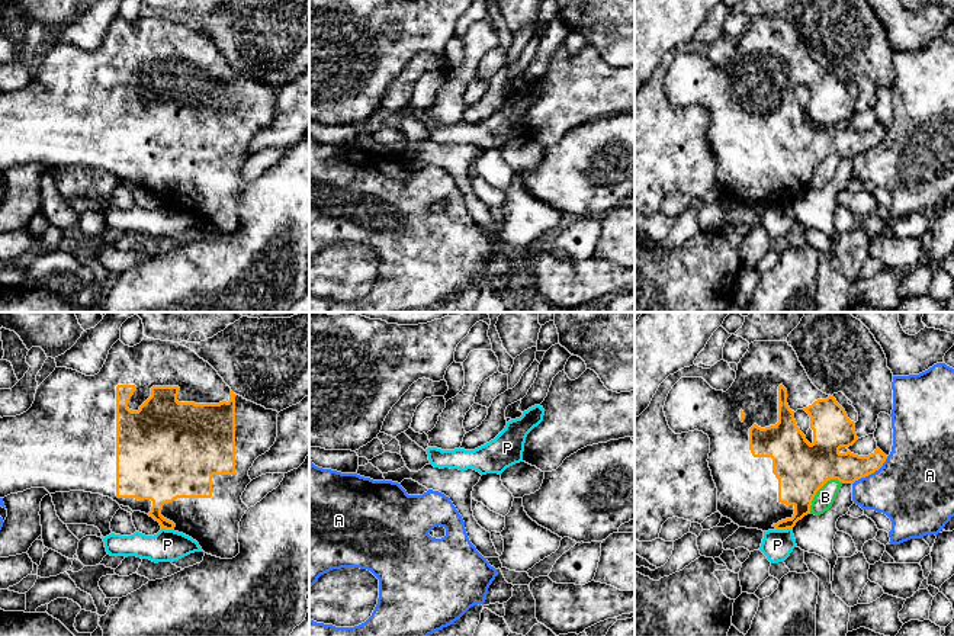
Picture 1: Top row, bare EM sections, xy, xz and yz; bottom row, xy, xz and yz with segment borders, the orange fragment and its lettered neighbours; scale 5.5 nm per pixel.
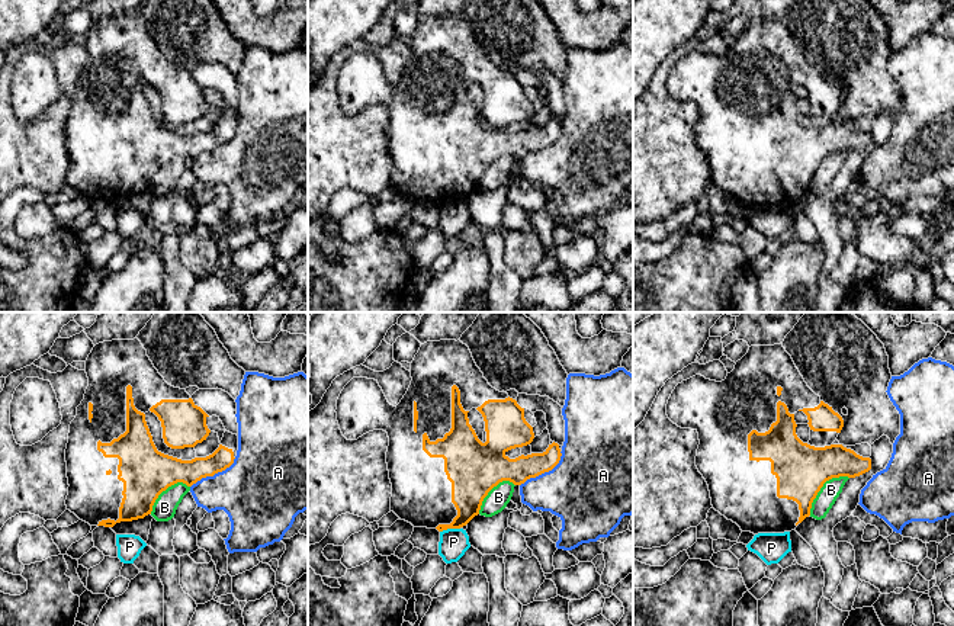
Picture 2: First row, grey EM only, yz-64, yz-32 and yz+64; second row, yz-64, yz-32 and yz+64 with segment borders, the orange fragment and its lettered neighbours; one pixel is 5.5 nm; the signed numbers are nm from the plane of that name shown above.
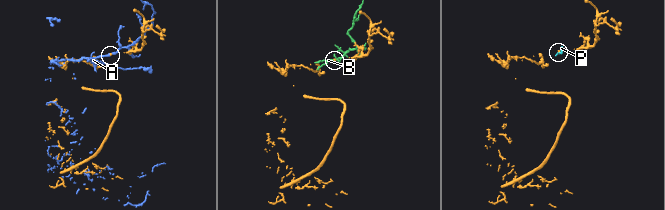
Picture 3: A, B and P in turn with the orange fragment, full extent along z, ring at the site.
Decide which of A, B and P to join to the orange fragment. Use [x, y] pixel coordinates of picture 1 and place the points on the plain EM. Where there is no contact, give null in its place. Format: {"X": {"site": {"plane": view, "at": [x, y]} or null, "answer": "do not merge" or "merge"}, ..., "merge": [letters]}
{"A": {"site": {"plane": "yz", "at": [871, 147]}, "answer": "do not merge"}, "B": {"site": {"plane": "yz", "at": [819, 163]}, "answer": "do not merge"}, "P": {"site": {"plane": "yz", "at": [783, 204]}, "answer": "do not merge"}, "merge": []}

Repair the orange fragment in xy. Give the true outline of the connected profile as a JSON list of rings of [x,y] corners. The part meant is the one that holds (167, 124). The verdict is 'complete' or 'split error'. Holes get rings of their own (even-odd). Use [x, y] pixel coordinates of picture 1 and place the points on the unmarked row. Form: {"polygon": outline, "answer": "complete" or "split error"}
{"polygon": [[[144,12],[134,20],[125,20],[118,15],[109,25],[107,33],[94,51],[86,51],[67,42],[55,45],[38,61],[32,81],[16,91],[0,91],[0,173],[23,167],[30,163],[45,163],[49,168],[84,166],[100,168],[116,176],[119,180],[141,186],[160,197],[161,203],[183,208],[199,218],[208,229],[232,234],[240,228],[240,196],[248,182],[241,170],[251,157],[248,145],[254,135],[270,125],[277,112],[277,86],[266,84],[251,76],[235,70],[218,46],[190,23],[173,16],[161,16]]], "answer": "split error"}

